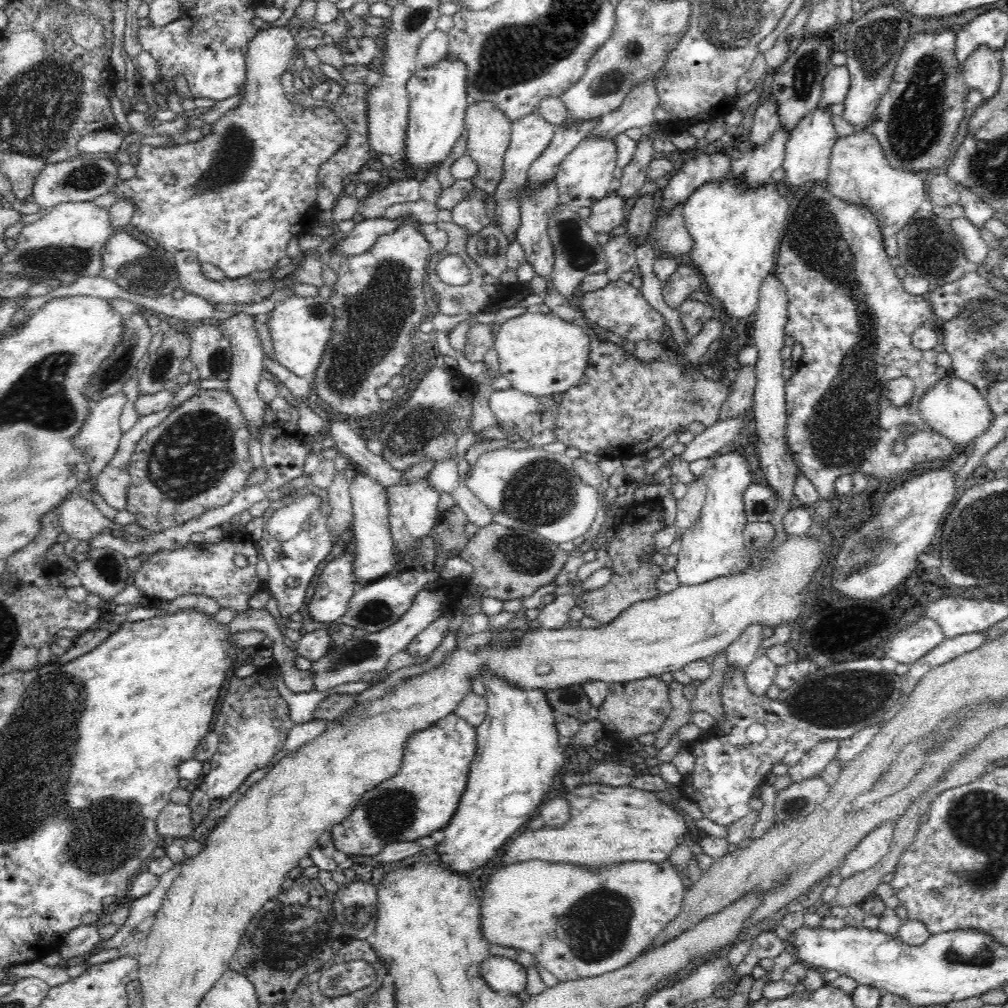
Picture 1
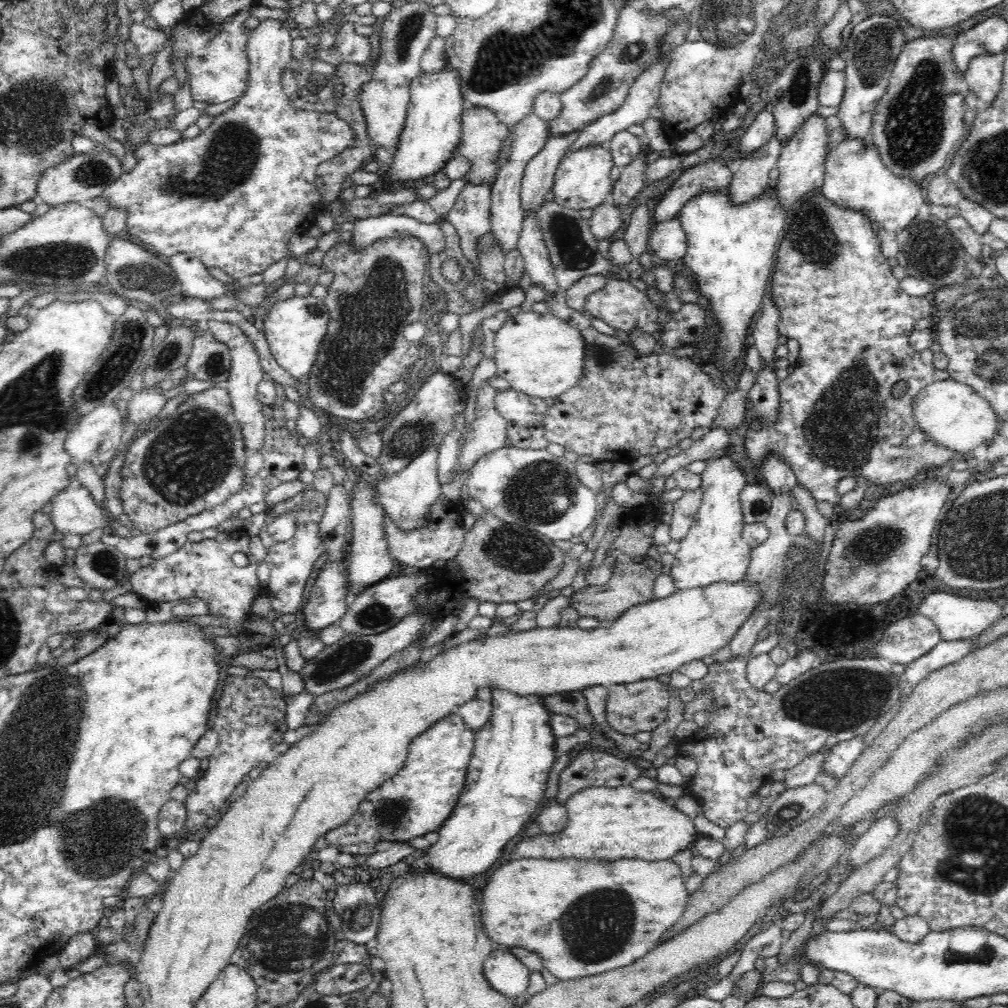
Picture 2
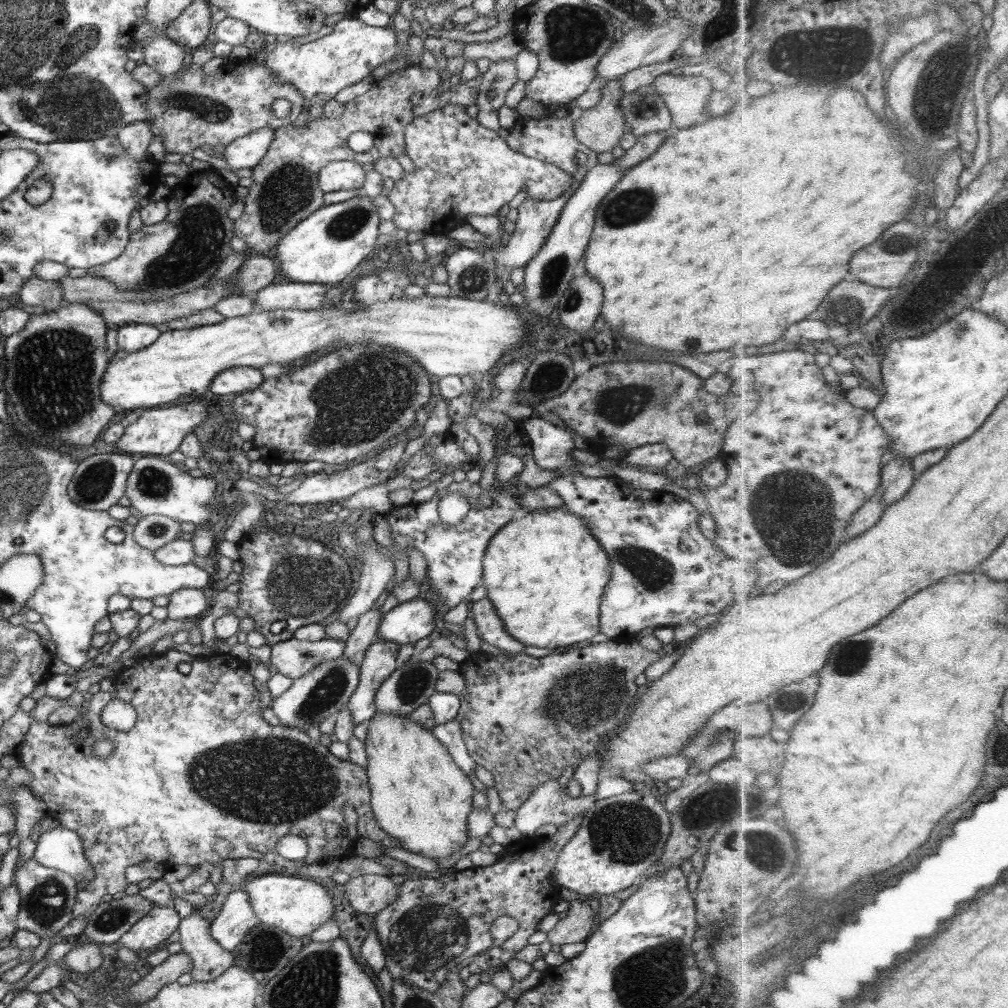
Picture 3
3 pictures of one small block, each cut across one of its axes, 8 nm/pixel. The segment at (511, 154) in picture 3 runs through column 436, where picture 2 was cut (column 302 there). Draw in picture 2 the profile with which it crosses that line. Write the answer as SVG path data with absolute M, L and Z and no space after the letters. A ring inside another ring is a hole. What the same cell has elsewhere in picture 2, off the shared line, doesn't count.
M264 20L254 30L246 42L246 50L249 65L248 88L244 92L244 96L238 99L238 102L230 109L213 118L211 125L201 130L196 138L184 138L169 145L155 145L149 142L140 145L134 154L136 163L130 172L123 172L116 182L112 182L110 186L104 189L104 192L98 197L108 199L110 207L116 209L126 209L128 211L127 226L125 227L124 235L138 242L140 246L147 251L150 250L159 255L169 256L178 253L191 253L207 267L220 268L230 278L236 281L247 281L252 274L261 274L274 262L282 260L286 257L290 240L297 235L305 235L305 233L316 223L316 217L321 213L322 204L321 196L316 182L316 168L322 162L330 161L337 154L344 152L352 144L354 140L352 127L341 119L334 109L326 111L304 111L296 108L289 102L288 96L283 92L282 72L290 66L292 60L292 36L290 29L293 25L291 22L282 22L279 20Z

